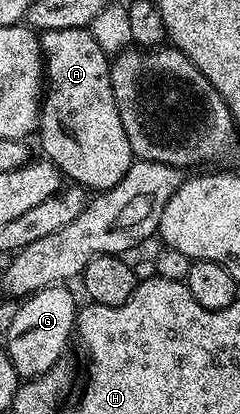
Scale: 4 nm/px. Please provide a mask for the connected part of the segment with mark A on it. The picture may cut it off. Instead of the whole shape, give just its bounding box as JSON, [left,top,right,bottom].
[38,28,133,190]

